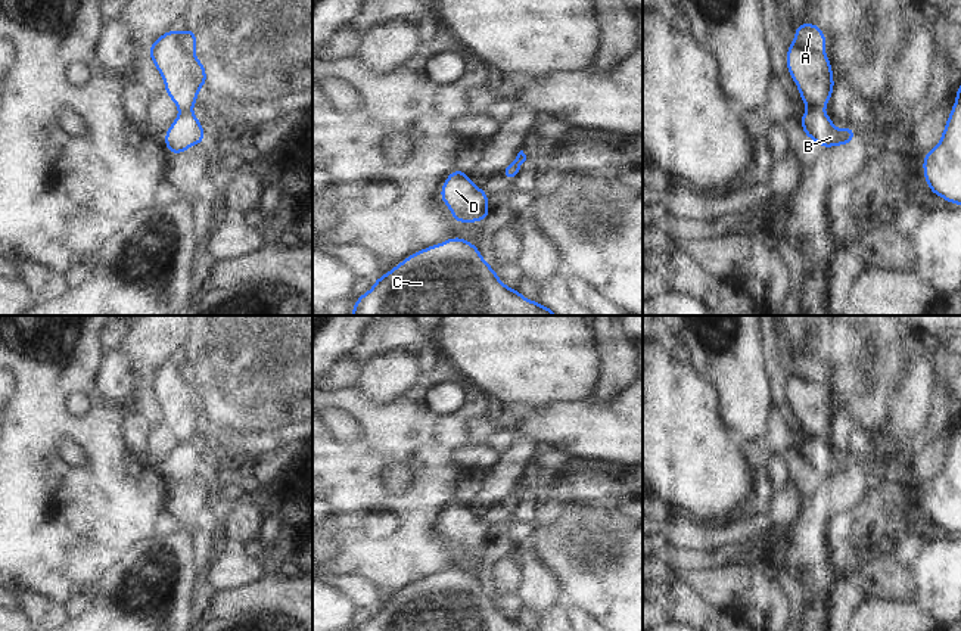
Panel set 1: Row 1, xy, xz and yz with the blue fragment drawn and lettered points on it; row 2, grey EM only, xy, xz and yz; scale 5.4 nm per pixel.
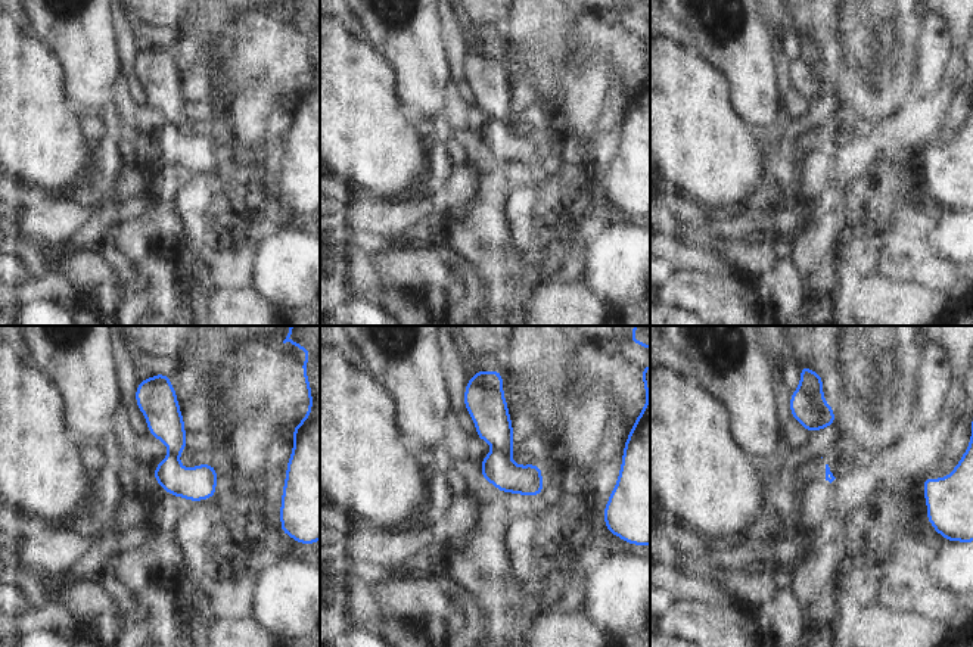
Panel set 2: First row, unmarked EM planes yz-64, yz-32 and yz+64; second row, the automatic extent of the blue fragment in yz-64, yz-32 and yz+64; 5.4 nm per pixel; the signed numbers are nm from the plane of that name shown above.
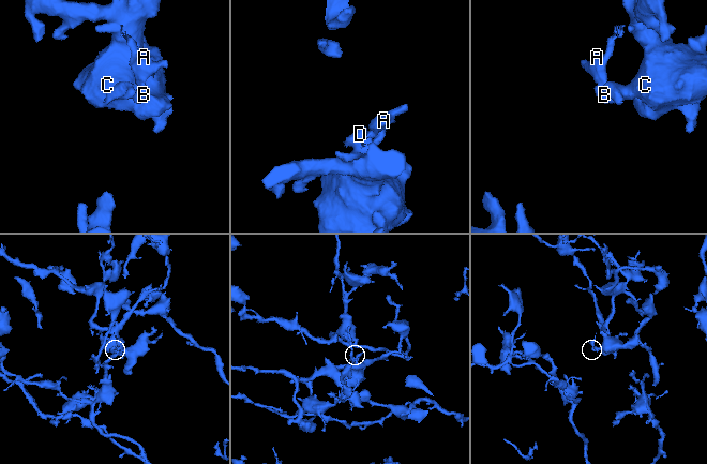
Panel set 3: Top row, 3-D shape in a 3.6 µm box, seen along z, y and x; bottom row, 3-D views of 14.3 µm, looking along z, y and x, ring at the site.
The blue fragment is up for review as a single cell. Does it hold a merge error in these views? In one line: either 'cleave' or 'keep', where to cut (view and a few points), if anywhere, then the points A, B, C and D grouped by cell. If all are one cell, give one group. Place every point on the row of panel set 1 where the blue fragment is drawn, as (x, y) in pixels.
cleave; cut in yz along (809, 106), (820, 109); A / B C D

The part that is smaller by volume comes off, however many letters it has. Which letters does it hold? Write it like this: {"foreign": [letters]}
{"foreign": ["A"]}

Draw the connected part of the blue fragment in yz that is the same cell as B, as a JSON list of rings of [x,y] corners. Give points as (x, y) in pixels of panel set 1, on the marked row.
[[[809,108],[800,116],[805,136],[814,139],[821,147],[833,147],[837,144],[848,146],[855,137],[855,128],[848,127],[845,130],[837,130],[831,119],[831,116],[817,108]]]

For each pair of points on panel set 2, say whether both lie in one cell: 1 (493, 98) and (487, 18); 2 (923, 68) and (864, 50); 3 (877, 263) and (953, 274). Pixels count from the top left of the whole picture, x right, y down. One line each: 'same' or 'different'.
1: same
2: different
3: same

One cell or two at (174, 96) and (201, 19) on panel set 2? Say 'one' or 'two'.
two

